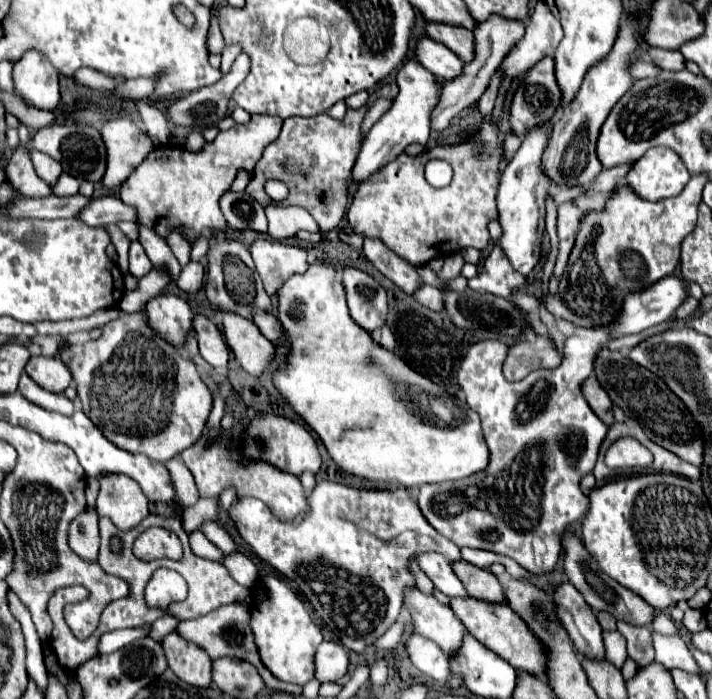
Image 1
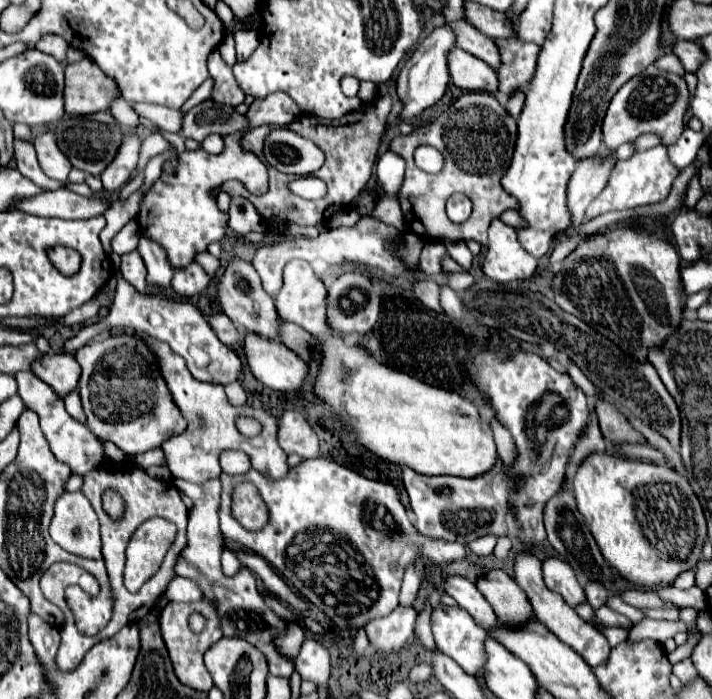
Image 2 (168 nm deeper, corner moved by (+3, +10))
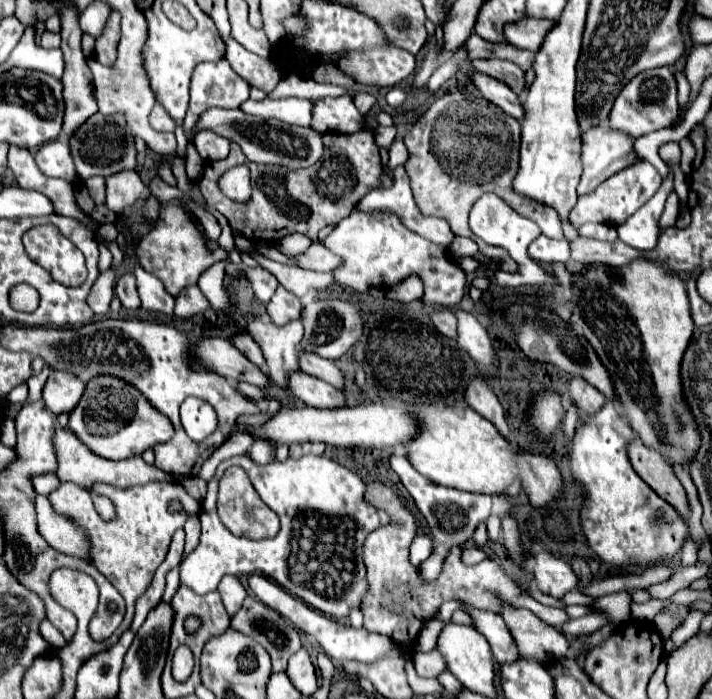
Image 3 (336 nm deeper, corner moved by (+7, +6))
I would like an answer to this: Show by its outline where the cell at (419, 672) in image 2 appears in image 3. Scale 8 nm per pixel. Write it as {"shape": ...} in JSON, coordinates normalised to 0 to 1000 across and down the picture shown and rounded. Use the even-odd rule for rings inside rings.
{"shape":[[[608,928],[603,934],[583,934],[580,951],[591,969],[617,969],[619,963],[628,960],[628,948],[617,928]]]}

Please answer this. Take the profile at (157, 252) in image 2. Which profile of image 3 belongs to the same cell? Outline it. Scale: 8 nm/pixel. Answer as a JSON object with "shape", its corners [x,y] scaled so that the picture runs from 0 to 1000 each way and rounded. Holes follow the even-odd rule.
{"shape":[[[195,379],[190,382],[190,396],[192,396],[192,413],[201,431],[201,442],[243,451],[246,428],[237,425],[237,419],[232,419],[226,402],[221,402],[221,396],[215,396],[212,391],[204,391]]]}

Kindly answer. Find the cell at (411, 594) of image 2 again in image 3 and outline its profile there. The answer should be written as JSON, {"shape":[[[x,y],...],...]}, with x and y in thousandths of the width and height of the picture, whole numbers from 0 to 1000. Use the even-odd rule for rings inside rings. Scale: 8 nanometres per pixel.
{"shape":[[[598,764],[586,765],[574,785],[574,801],[583,810],[588,810],[607,791],[608,773]]]}

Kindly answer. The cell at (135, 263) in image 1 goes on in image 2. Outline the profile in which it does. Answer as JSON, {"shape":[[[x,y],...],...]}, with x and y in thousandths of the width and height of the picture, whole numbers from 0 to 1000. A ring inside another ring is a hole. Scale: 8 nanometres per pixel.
{"shape":[[[184,359],[184,362],[176,362],[170,368],[170,393],[195,416],[204,416],[206,413],[206,405],[204,405],[204,376],[198,373],[198,365],[195,359]]]}

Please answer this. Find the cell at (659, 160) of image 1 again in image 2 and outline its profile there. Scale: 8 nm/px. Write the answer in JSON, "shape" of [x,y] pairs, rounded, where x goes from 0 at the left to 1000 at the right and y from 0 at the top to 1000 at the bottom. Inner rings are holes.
{"shape":[[[920,207],[909,216],[889,219],[883,227],[864,233],[850,270],[824,296],[822,310],[833,313],[833,310],[841,310],[853,302],[875,302],[875,299],[892,299],[892,296],[906,296],[906,293],[926,290],[926,288],[937,285],[937,279],[945,268],[945,259],[954,253],[954,247],[956,247],[956,242],[951,242],[940,230],[934,207]]]}

